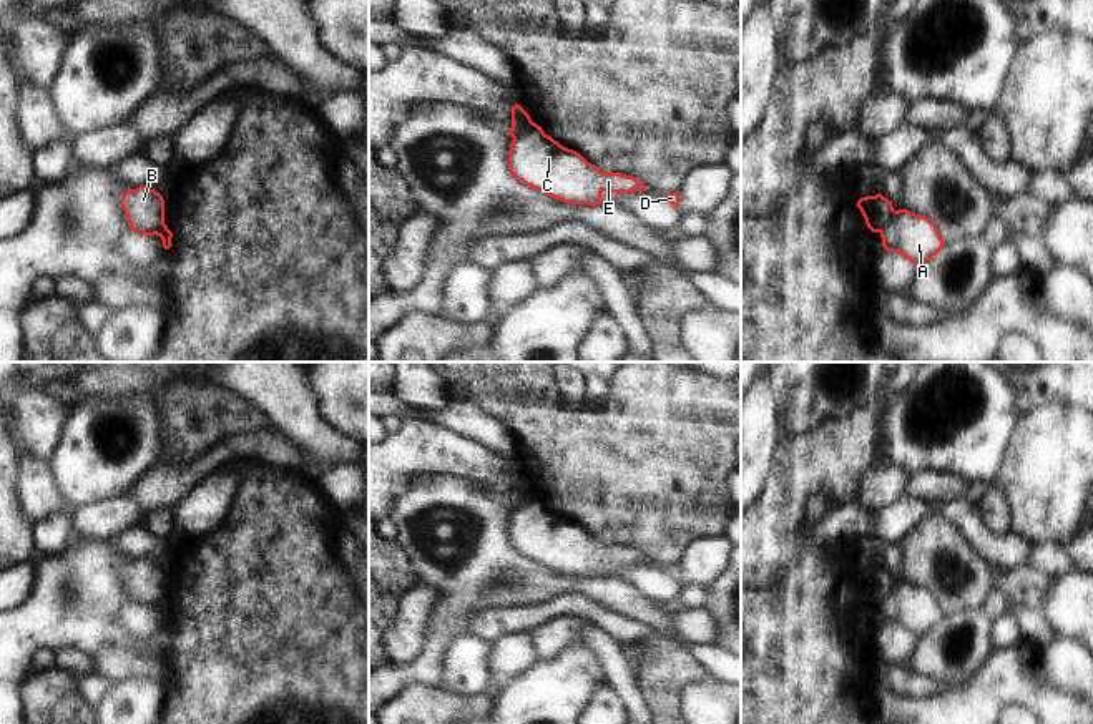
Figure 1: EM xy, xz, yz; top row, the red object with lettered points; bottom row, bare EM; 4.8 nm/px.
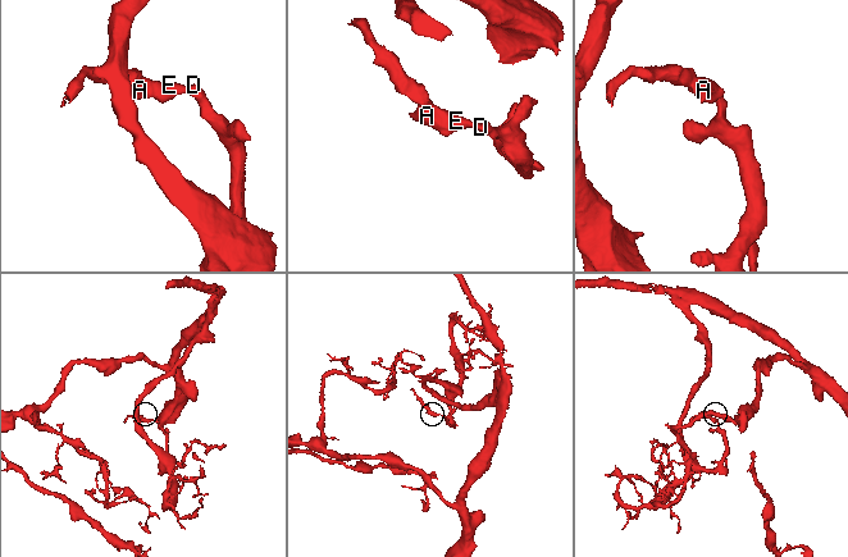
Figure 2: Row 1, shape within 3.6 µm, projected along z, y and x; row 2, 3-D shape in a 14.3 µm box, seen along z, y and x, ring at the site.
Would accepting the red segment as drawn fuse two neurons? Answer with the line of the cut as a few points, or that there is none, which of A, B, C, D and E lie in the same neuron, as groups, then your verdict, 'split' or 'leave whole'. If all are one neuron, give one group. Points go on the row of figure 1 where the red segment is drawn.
cut xz (537, 125), (514, 138); groups A C D E / B; split

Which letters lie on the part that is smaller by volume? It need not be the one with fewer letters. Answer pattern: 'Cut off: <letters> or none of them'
Cut off: B

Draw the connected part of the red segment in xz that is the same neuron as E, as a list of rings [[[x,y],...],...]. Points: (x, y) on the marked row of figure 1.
[[[542,126],[510,143],[508,169],[523,184],[570,204],[601,204],[601,193],[646,191],[621,173],[603,173],[580,153],[561,146]]]

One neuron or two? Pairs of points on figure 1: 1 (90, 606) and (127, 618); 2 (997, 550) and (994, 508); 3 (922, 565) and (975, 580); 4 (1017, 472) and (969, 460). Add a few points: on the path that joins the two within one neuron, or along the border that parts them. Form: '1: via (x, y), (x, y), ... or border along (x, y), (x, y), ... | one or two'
1: border along (128, 600), (117, 621), (133, 638), (150, 638) | two
2: border along (977, 505), (980, 522), (989, 530), (1012, 533) | two
3: via (936, 565), (947, 573), (955, 573), (962, 580) | one
4: border along (1012, 432), (994, 484) | two

